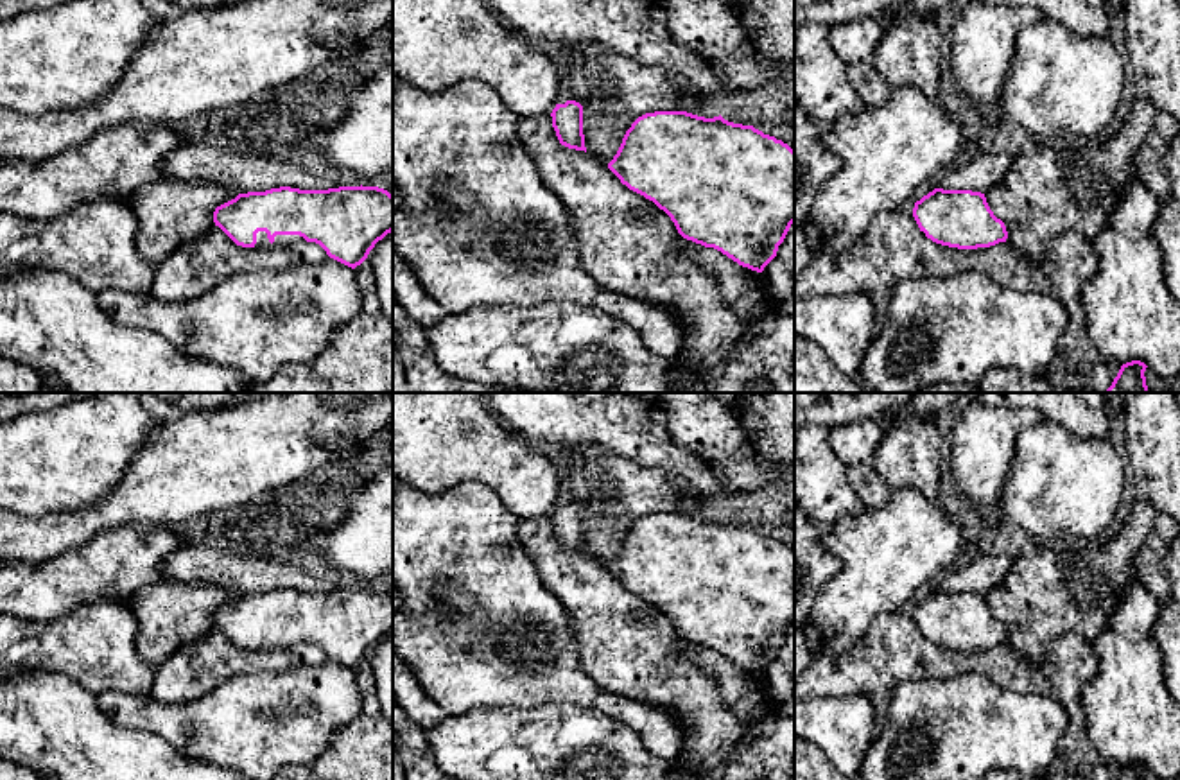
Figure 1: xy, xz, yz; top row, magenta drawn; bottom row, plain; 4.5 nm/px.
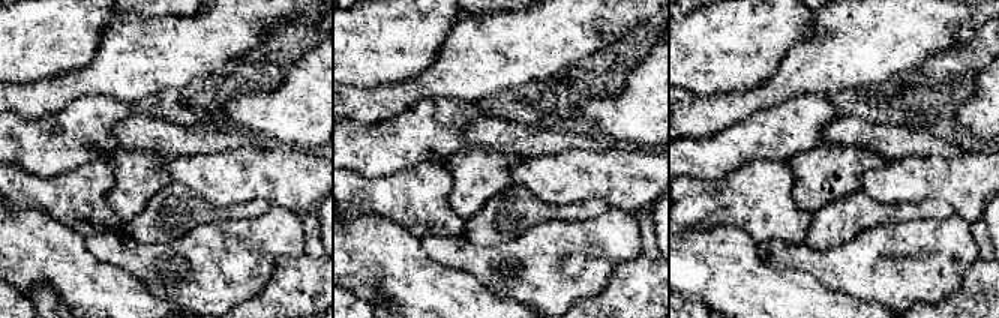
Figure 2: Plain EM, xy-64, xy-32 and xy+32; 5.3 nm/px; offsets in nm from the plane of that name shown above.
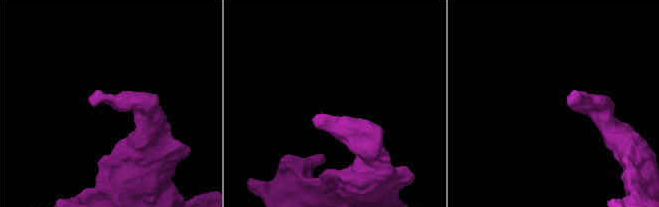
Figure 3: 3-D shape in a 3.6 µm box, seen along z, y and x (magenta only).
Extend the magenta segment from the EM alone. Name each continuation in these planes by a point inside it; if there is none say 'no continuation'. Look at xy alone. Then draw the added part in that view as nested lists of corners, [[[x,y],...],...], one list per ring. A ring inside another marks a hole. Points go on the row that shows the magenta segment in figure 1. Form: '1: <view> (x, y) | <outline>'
1: xy (280, 241) | [[[265,231],[256,233],[256,244],[251,249],[274,249],[274,247],[287,247],[298,242],[305,242],[299,235],[276,235],[274,242],[271,244]]]

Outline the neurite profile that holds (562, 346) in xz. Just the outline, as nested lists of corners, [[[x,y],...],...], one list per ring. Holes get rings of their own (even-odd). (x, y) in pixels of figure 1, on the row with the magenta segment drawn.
[[[574,301],[447,314],[427,330],[427,341],[445,373],[527,393],[689,393],[687,384],[699,378],[651,353],[633,326]]]

